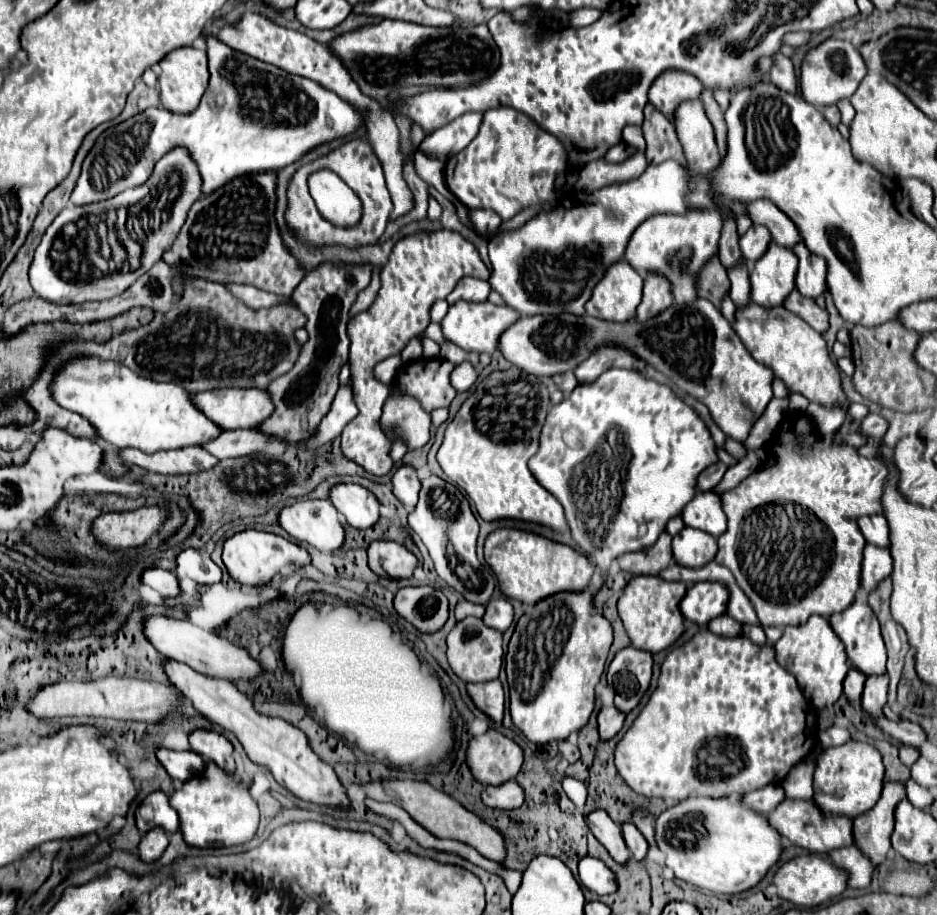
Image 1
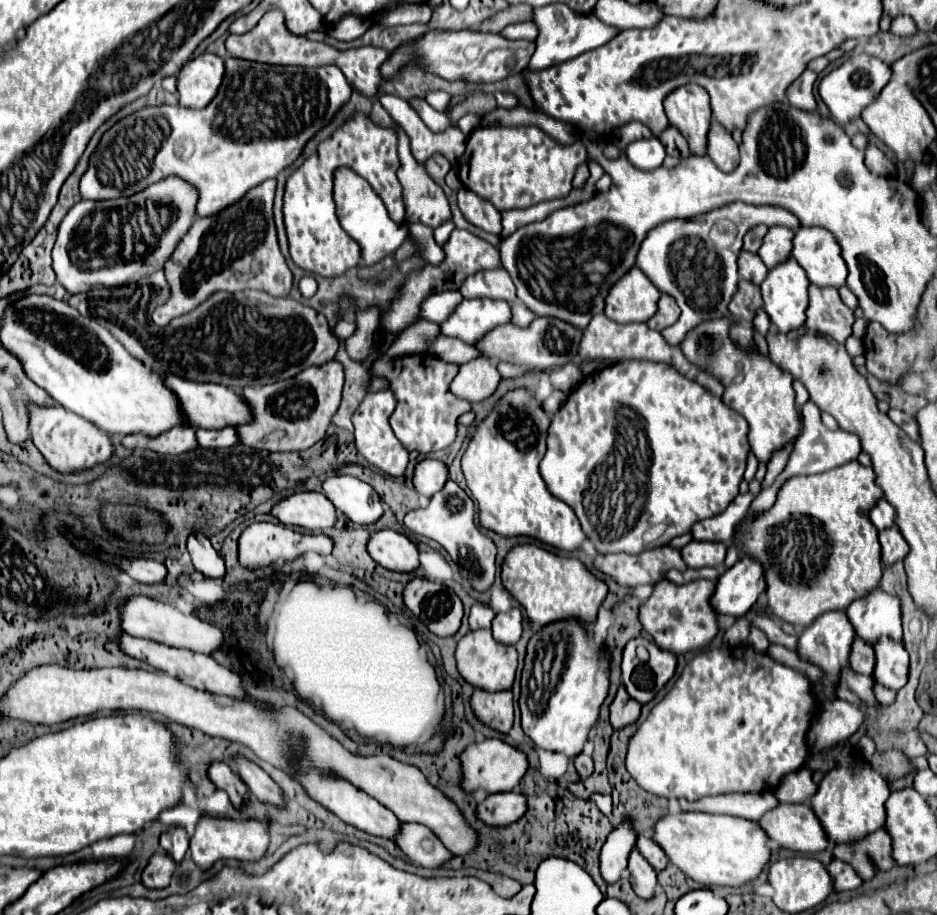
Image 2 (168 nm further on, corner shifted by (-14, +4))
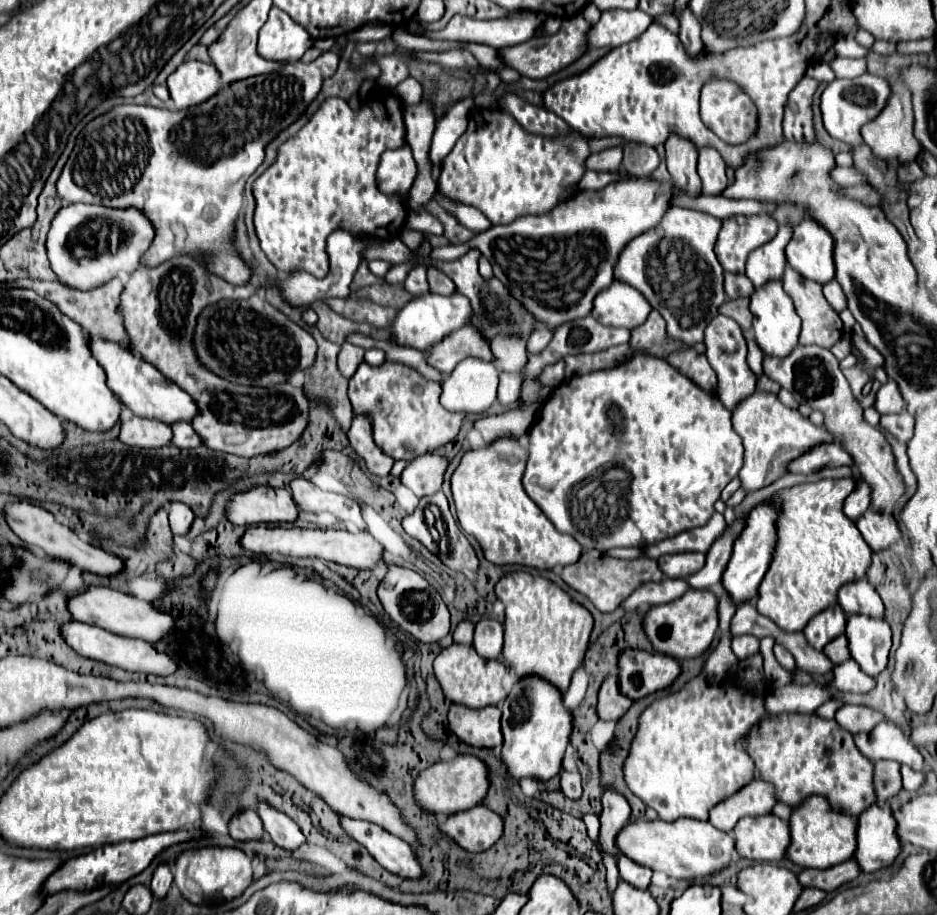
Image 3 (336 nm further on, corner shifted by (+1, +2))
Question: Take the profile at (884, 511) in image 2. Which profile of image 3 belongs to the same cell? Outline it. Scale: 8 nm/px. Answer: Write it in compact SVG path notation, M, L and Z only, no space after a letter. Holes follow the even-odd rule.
M855 475L855 481L857 481L855 489L845 499L845 505L843 505L845 515L851 517L853 521L859 519L859 515L863 515L865 509L869 509L869 505L871 505L871 487L859 475Z

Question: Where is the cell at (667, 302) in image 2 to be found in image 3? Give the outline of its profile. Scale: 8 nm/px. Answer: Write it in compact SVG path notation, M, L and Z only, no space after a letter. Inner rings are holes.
M655 309L649 313L649 317L643 325L639 325L637 329L631 331L629 345L633 351L645 351L651 357L659 357L659 359L665 359L675 351L691 349L691 345L685 345L681 341L673 341L667 335L665 319Z

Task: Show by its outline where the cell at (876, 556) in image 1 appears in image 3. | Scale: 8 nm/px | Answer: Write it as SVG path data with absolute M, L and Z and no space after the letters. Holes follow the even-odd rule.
M869 507L855 521L855 525L873 551L887 549L891 543L895 543L895 539L897 539L895 535L901 535L895 517L891 513L879 513L873 507Z

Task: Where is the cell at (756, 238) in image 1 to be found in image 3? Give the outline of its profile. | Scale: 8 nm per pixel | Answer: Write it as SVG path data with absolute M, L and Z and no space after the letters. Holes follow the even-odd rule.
M791 223L779 225L777 235L769 243L761 245L759 249L755 249L749 255L749 259L747 259L747 277L751 279L751 283L755 287L763 287L769 281L781 279L781 273L787 265L785 245L789 243L791 233L793 233Z

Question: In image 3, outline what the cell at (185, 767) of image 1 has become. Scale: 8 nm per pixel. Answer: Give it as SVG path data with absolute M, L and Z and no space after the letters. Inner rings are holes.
M245 811L231 819L229 833L235 841L261 841L265 837L265 829L261 825L261 817L255 811Z

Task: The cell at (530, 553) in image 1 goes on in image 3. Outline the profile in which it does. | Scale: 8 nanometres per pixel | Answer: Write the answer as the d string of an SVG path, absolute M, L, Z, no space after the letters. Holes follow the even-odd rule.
M517 571L503 577L495 587L497 597L505 605L505 645L503 661L513 667L517 679L535 675L549 681L565 695L573 673L581 667L593 629L591 613L575 603L555 583Z

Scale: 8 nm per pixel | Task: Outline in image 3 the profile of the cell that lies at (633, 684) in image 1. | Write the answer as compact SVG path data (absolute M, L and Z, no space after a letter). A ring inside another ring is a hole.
M627 649L619 657L619 687L629 699L641 699L671 687L679 673L681 665L669 655Z

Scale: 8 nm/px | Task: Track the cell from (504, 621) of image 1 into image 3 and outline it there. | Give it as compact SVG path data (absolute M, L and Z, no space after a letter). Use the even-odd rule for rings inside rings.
M481 619L475 625L475 651L485 659L499 659L503 649L503 627L495 619Z

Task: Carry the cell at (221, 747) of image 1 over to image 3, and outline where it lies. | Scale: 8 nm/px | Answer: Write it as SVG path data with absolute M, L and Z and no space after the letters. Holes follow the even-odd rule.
M259 803L257 813L259 813L261 821L263 821L265 831L269 833L269 837L271 837L271 841L275 845L283 847L289 853L295 853L297 849L301 849L305 845L305 835L301 833L297 823L291 821L285 813L275 811L267 803Z

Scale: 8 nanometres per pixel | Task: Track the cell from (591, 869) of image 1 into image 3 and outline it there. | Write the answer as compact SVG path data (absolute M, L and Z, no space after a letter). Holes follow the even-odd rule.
M607 787L603 793L603 813L601 813L601 847L607 853L617 855L617 847L615 847L615 837L621 831L621 827L629 821L629 803L627 799L617 793L613 787Z

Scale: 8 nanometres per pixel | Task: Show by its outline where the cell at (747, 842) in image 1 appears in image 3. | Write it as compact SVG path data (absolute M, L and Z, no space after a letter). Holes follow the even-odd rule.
M661 819L627 823L619 831L615 845L621 855L637 861L637 865L663 871L675 879L701 879L713 875L729 863L731 851L735 851L733 837L729 833L715 829L709 821L695 819L677 819L673 823L665 823Z

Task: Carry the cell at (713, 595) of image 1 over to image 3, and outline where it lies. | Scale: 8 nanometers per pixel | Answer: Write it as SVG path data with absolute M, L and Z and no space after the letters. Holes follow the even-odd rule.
M759 503L755 505L745 521L745 527L733 545L733 555L729 559L729 565L723 573L723 587L731 593L731 597L737 603L745 603L749 599L757 597L757 587L763 579L763 575L769 569L775 541L777 541L777 529L775 529L775 519L777 519L777 505L775 503Z

